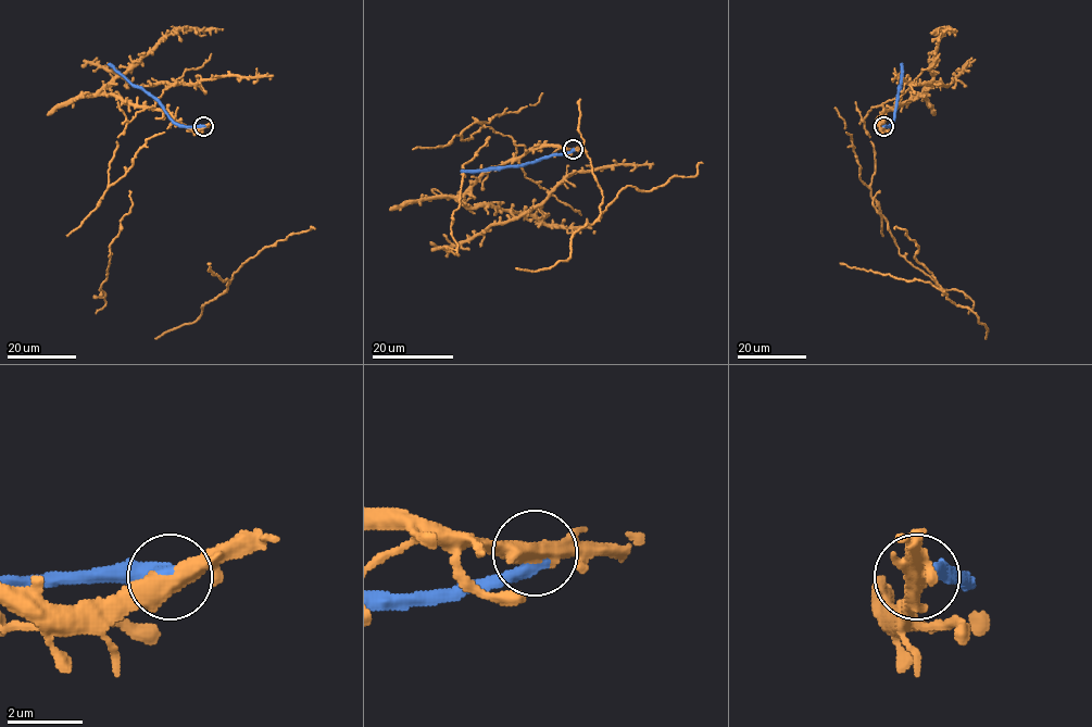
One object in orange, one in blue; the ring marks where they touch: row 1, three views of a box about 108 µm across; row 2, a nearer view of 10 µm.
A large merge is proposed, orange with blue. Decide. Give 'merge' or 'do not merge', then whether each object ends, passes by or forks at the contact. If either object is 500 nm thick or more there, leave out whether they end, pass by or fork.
do not merge

